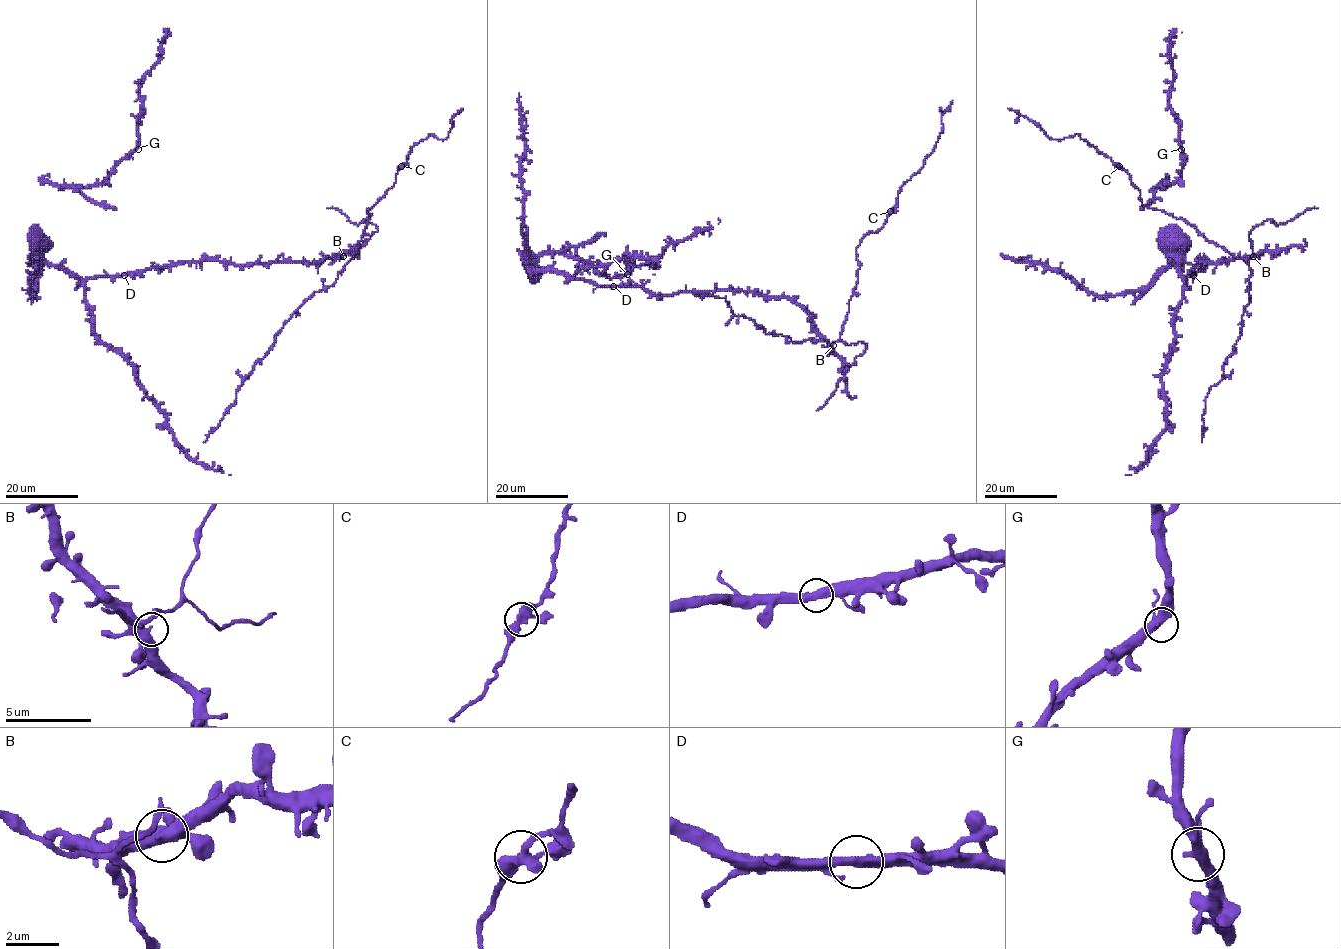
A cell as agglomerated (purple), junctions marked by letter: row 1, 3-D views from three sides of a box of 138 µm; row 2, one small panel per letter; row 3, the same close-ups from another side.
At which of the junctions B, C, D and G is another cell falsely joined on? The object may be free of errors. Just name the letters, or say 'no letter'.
no letter

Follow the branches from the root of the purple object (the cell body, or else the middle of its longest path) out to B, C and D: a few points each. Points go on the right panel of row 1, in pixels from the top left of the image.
B: (1199, 261), (1198, 265), (1253, 256)
C: (1199, 261), (1198, 265), (1253, 257), (1248, 261), (1234, 256), (1183, 219), (1147, 208), (1130, 175), (1119, 166)
D: (1199, 261), (1202, 265), (1193, 270), (1193, 275)

